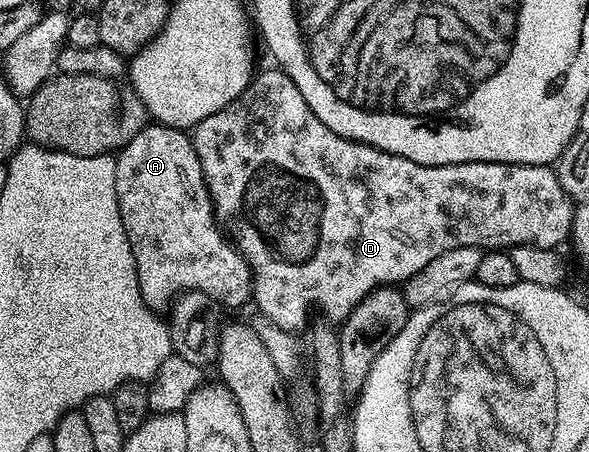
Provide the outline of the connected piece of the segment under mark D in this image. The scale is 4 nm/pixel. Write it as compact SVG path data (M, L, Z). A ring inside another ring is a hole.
M270 66L266 72L258 71L253 79L245 87L244 92L238 92L234 100L230 100L227 106L223 106L223 110L219 110L215 114L205 116L203 122L199 122L197 127L192 129L191 139L193 142L193 149L201 163L201 174L205 178L205 189L209 192L209 197L213 203L213 215L219 221L220 227L223 229L226 237L231 241L234 248L240 252L242 258L249 263L249 269L253 271L253 295L251 297L252 303L257 303L257 308L261 311L260 315L264 319L275 322L275 326L279 326L288 332L300 333L301 327L310 323L309 311L312 308L321 308L320 314L326 321L340 322L346 320L351 314L351 310L355 310L355 306L359 302L363 302L363 298L367 298L367 294L374 292L376 288L383 288L386 286L401 286L406 280L411 279L415 274L419 274L419 270L423 270L423 266L427 266L427 262L431 262L435 258L439 258L439 254L447 254L447 250L455 250L459 246L471 246L472 248L479 248L482 250L512 250L518 248L520 244L534 244L537 248L551 248L556 249L557 244L561 244L570 239L573 230L573 202L569 199L569 195L563 190L563 186L559 182L556 171L552 167L544 164L496 164L495 162L471 162L470 164L448 164L447 166L423 166L419 162L411 162L411 158L399 158L390 152L384 152L378 148L372 148L369 144L361 144L357 140L348 140L339 134L335 134L323 124L319 122L319 118L315 116L311 110L311 106L307 104L307 98L303 98L303 94L299 92L299 86L295 86L295 82L291 80L289 75L282 72L276 66Z

